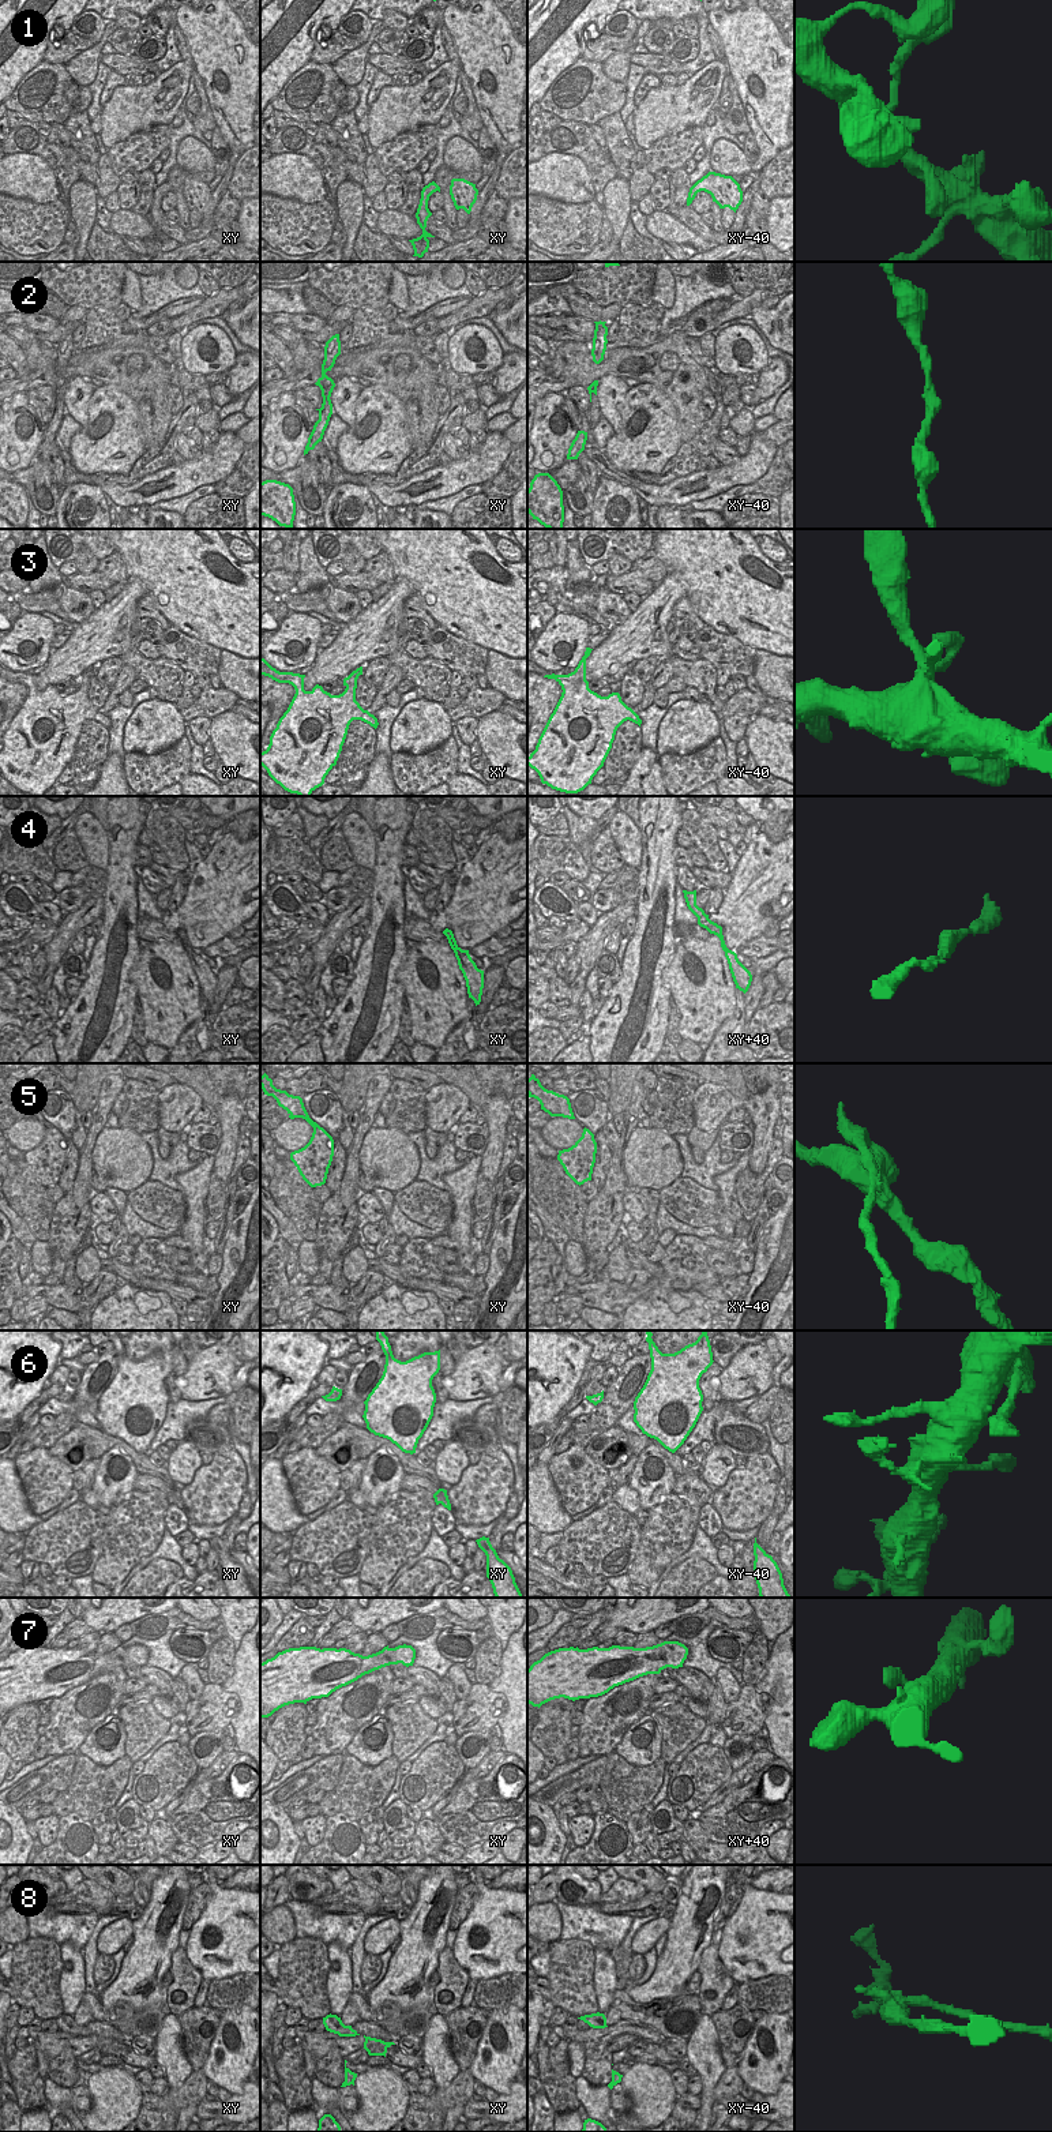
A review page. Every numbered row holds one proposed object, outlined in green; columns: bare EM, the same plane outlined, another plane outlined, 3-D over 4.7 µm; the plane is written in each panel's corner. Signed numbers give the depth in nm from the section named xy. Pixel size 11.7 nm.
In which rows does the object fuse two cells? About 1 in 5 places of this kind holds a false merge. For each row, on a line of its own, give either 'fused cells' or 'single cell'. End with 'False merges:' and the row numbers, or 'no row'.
1: single cell
2: single cell
3: single cell
4: single cell
5: fused cells
6: fused cells
7: single cell
8: fused cells
False merges: 5, 6, 8

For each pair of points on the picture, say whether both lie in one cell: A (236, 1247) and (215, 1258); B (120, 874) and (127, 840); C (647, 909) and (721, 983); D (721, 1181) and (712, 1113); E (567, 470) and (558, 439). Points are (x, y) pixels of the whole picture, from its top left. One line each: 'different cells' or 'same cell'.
A: different cells
B: same cell
C: different cells
D: different cells
E: different cells

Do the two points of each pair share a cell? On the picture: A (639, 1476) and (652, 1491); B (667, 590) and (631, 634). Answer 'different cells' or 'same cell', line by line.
A: same cell
B: same cell

